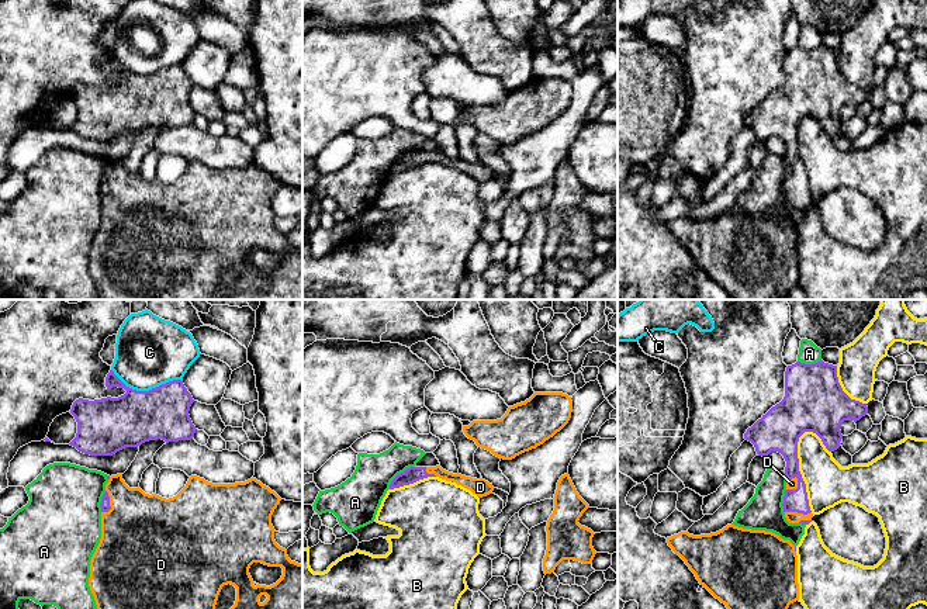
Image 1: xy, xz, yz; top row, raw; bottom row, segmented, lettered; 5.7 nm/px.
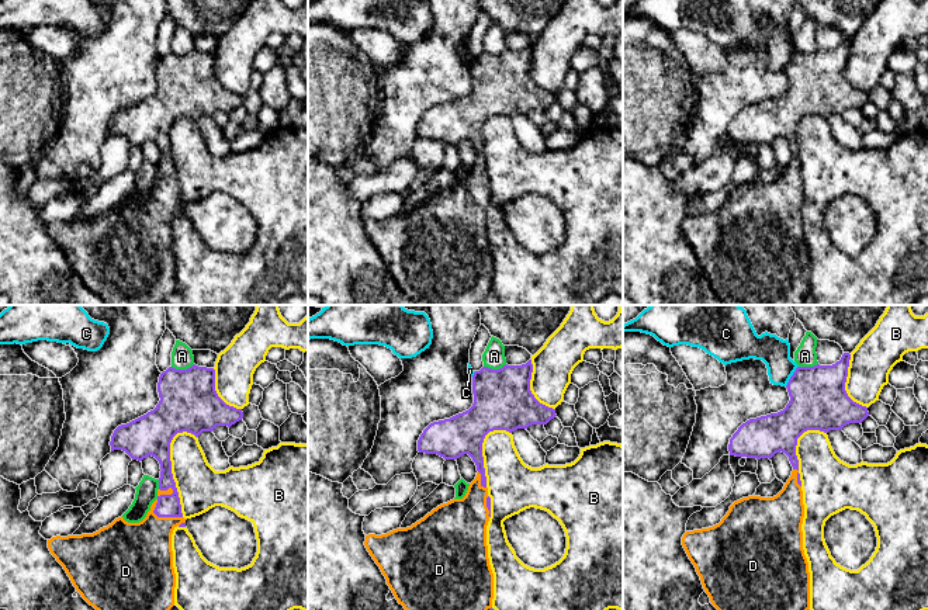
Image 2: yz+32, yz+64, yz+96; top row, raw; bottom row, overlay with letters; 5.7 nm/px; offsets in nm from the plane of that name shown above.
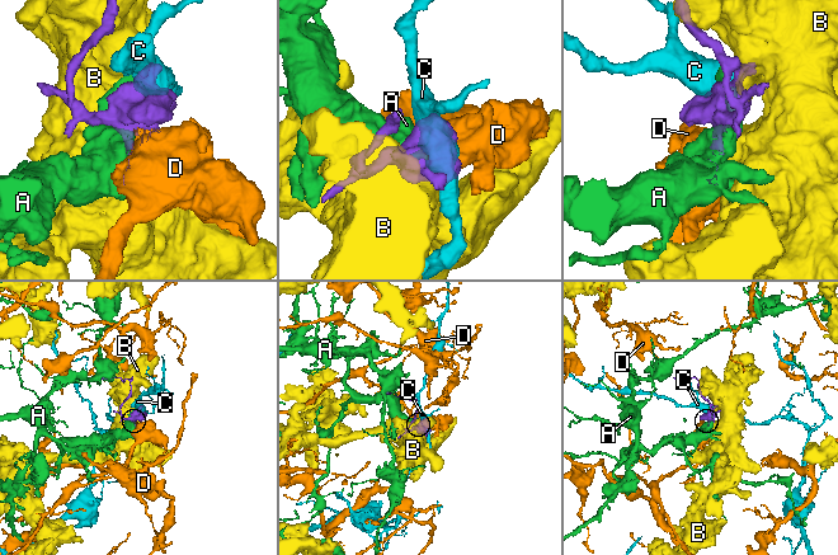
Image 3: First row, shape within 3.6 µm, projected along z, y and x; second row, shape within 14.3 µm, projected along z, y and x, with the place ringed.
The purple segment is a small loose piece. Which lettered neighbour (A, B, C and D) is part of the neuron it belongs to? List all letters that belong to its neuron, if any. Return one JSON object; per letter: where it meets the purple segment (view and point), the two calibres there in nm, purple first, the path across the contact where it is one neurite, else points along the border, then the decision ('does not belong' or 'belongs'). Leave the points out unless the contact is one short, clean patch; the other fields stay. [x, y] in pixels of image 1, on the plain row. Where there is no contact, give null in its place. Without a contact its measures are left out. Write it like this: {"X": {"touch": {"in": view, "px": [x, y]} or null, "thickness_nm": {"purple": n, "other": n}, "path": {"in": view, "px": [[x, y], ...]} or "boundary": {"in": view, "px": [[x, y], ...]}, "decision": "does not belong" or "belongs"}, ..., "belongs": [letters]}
{"A": {"touch": {"in": "xz", "px": [398, 159]}, "thickness_nm": {"purple": 90, "other": 240}, "decision": "does not belong"}, "B": {"touch": {"in": "yz", "px": [799, 156]}, "thickness_nm": {"purple": 220, "other": 260}, "decision": "does not belong"}, "C": {"touch": {"in": "xy", "px": [146, 76]}, "thickness_nm": {"purple": 300, "other": 400}, "decision": "does not belong"}, "D": {"touch": {"in": "xy", "px": [109, 189]}, "thickness_nm": {"purple": 50, "other": 460}, "decision": "belongs"}, "belongs": ["D"]}

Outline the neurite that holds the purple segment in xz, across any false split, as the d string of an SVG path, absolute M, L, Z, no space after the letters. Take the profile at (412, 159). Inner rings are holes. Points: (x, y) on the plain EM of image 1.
M440 150L436 152L409 152L404 158L398 159L390 169L390 174L399 173L404 170L414 169L419 165L428 163L428 162L439 162L446 166L453 166L457 170L461 170L467 174L470 174L477 181L482 183L490 179L492 179L494 172L488 166L480 163L471 163L461 159L453 159L446 155L443 155Z

